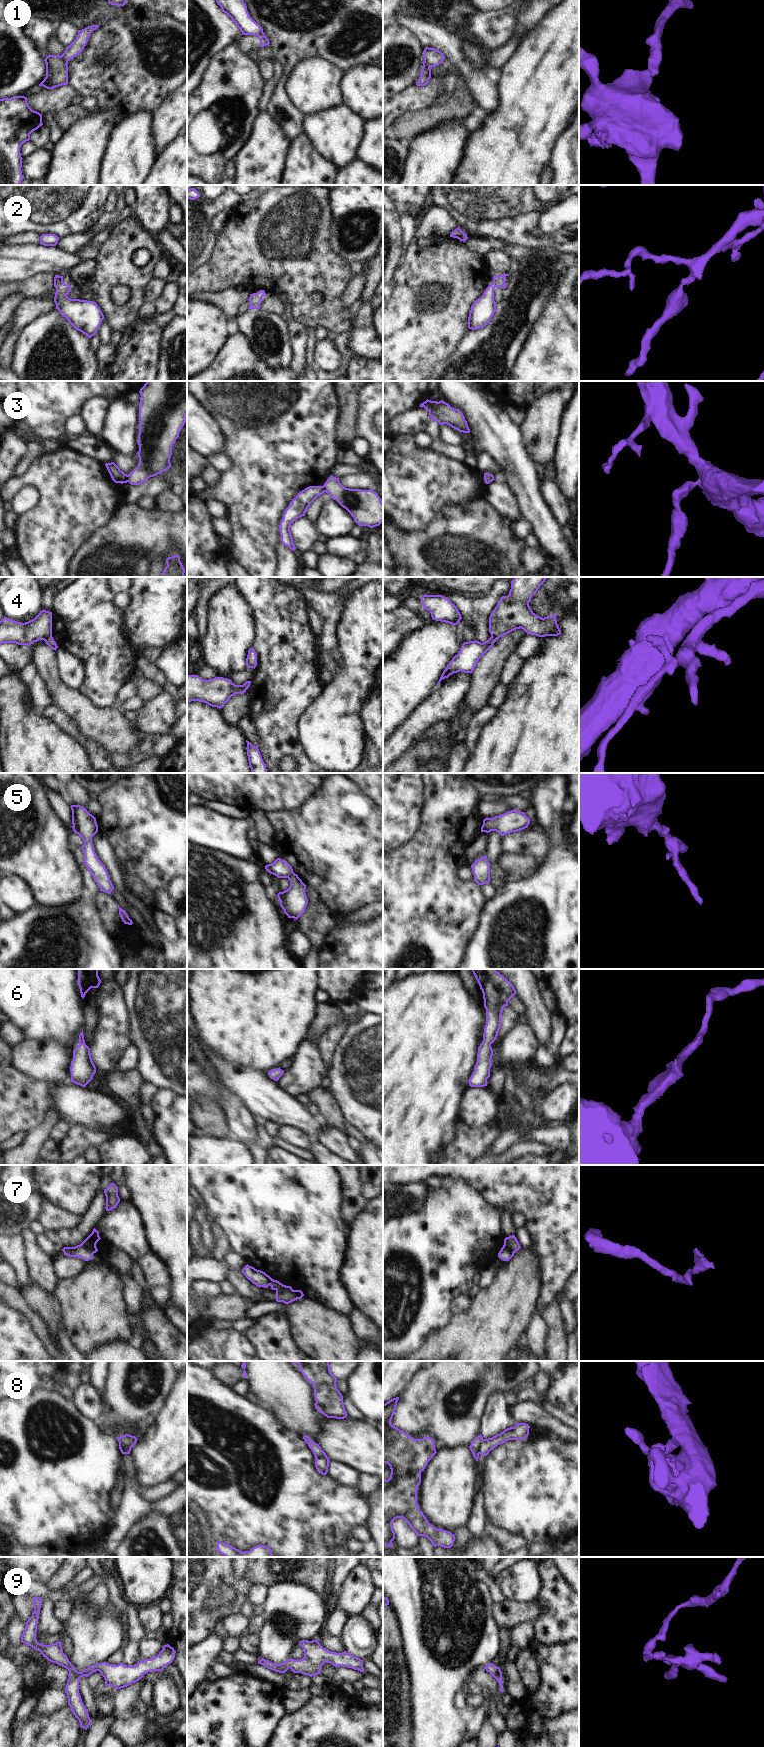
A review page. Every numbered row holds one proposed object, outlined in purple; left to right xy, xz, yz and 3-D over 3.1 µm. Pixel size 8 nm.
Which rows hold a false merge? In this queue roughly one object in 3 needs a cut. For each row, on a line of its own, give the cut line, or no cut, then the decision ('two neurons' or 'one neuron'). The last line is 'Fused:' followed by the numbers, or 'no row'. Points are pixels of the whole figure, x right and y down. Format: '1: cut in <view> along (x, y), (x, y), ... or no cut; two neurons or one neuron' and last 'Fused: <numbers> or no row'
1: cut in xy along (60, 56), (66, 64); two neurons
2: no cut; one neuron
3: cut in xy along (127, 475), (128, 481); two neurons
4: cut in xy along (51, 636), (45, 641); two neurons
5: cut in xz along (293, 872), (287, 877); two neurons
6: no cut; one neuron
7: cut in xy along (81, 1243), (92, 1254); two neurons
8: cut in yz along (483, 1439), (479, 1453); two neurons
9: no cut; one neuron
Fused: 1, 3, 4, 5, 7, 8

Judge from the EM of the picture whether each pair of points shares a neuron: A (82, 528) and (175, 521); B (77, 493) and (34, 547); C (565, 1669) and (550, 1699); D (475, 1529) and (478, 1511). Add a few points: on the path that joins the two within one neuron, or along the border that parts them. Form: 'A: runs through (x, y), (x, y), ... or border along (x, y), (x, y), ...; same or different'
A: border along (119, 508), (115, 515), (92, 536); different
B: runs through (73, 506), (47, 534); same
C: runs through (564, 1676), (562, 1678), (562, 1687), (557, 1692); same
D: runs through (476, 1525), (478, 1515); same

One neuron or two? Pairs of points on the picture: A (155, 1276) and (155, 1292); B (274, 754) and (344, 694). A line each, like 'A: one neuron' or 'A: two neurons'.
A: two neurons
B: two neurons

